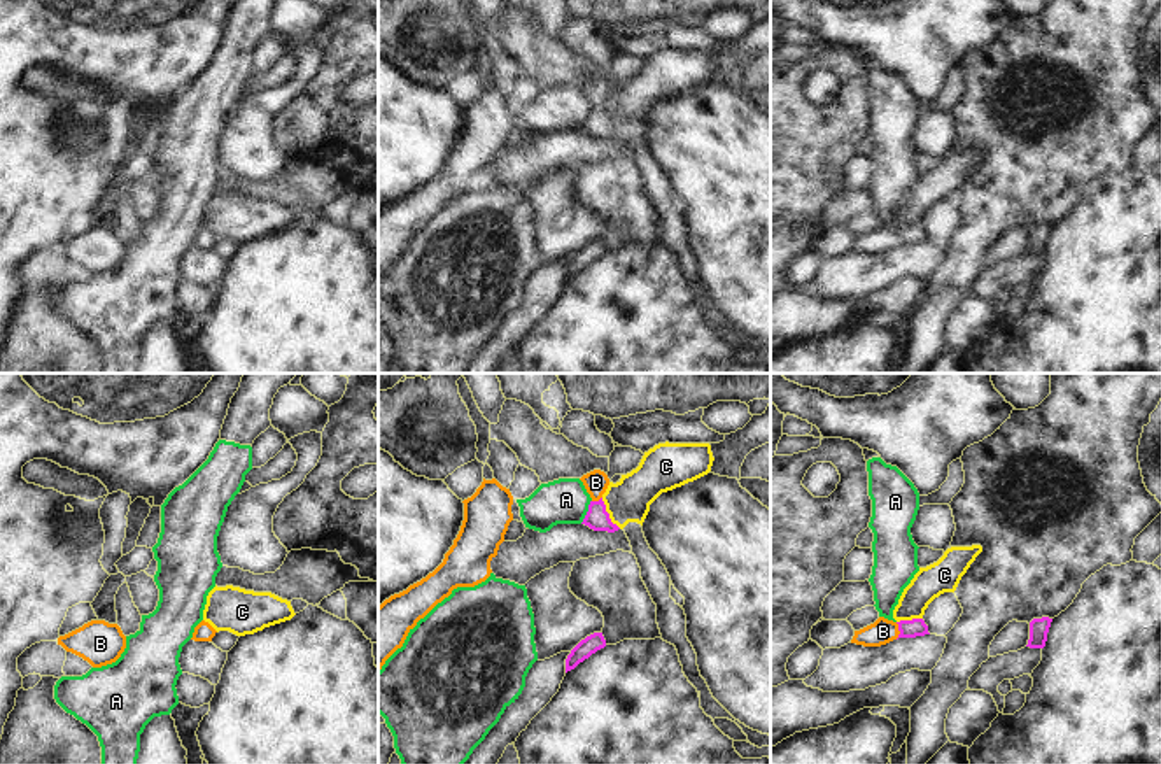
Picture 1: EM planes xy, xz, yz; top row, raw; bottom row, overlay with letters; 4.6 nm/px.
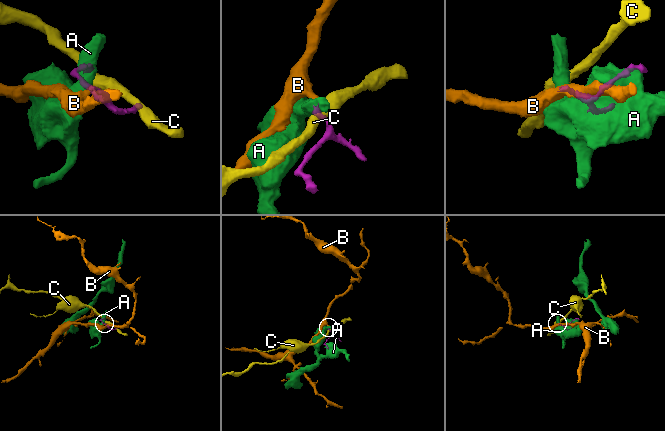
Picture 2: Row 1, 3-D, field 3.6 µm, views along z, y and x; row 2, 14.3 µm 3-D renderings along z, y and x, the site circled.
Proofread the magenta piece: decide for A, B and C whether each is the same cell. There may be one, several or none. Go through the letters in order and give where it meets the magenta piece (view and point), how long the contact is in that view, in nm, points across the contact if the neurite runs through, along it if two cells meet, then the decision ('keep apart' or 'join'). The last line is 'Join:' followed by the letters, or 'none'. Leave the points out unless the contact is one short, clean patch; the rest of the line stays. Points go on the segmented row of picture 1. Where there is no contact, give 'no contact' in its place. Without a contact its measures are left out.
A: contact xz (587, 512); length 120 nm; border xz (591, 500), (589, 510), (580, 523); keep apart
B: contact yz (899, 629); length 80 nm; way yz (913, 628), (899, 629), (883, 631); join
C: contact xz (608, 514); length 170 nm; border xz (601, 498), (608, 517), (620, 528); keep apart
Join: B

